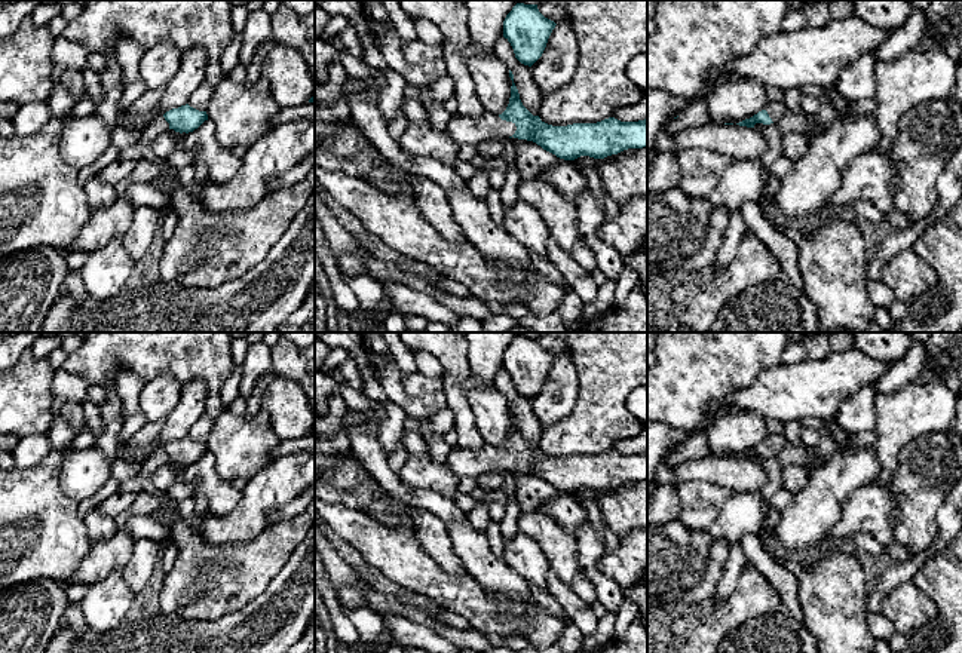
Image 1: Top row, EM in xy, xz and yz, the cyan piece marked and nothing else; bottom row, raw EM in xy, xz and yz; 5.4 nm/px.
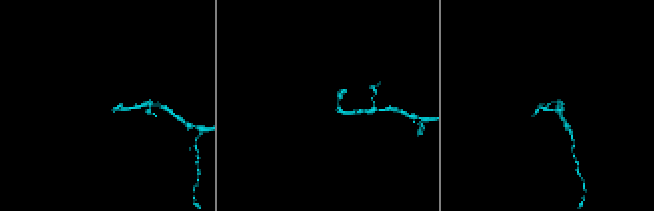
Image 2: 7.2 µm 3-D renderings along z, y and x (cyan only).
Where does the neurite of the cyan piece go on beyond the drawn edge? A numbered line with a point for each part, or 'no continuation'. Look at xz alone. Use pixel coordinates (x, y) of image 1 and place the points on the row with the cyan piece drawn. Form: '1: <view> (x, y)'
1: xz (462, 129)

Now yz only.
1: yz (775, 109)

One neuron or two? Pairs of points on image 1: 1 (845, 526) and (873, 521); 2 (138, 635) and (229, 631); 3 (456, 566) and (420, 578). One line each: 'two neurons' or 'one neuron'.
1: one neuron
2: one neuron
3: two neurons

